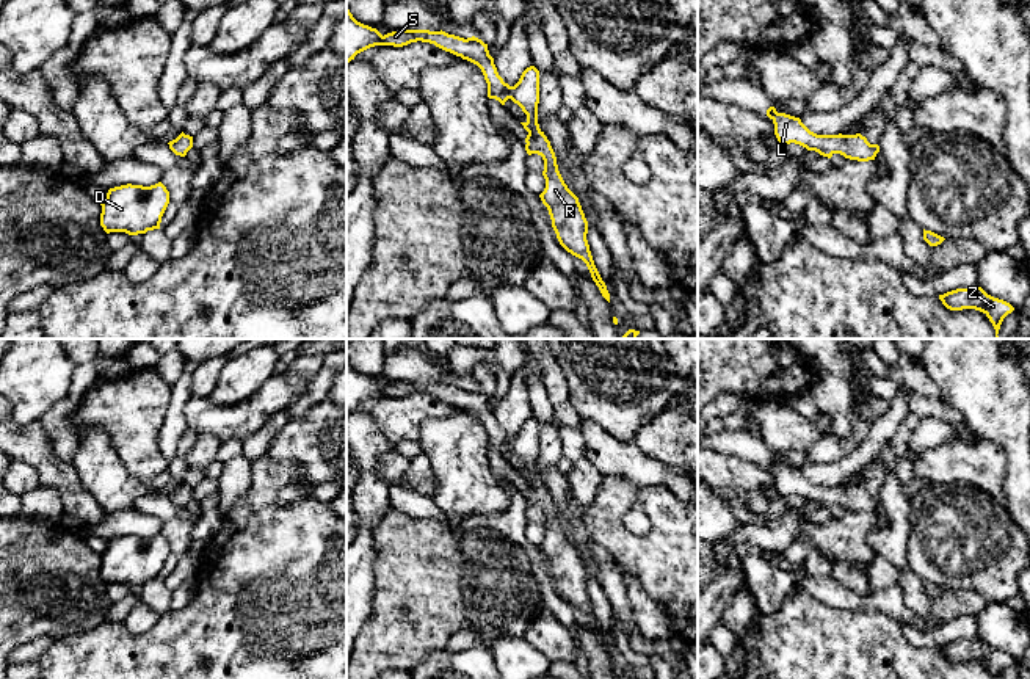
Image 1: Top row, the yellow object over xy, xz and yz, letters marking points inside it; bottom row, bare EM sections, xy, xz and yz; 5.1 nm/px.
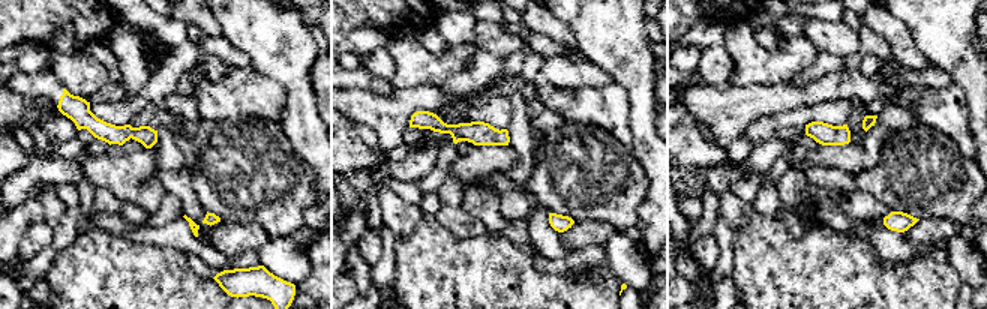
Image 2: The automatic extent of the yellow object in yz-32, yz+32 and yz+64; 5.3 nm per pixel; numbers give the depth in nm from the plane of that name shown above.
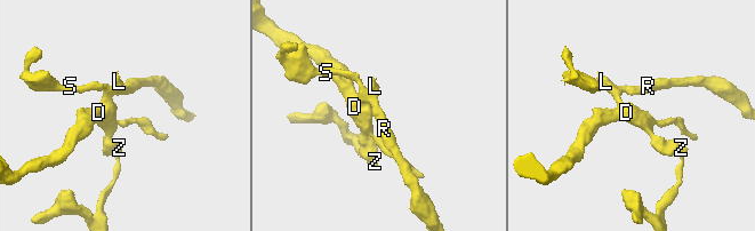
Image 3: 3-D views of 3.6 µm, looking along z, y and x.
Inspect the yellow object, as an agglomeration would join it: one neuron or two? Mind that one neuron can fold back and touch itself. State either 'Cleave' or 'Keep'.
Keep

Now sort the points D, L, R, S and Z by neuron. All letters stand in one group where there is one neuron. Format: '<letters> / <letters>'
D L R S Z

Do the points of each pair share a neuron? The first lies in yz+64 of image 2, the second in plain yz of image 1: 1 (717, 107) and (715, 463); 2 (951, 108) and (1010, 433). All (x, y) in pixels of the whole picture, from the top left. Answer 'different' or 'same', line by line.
1: same
2: different

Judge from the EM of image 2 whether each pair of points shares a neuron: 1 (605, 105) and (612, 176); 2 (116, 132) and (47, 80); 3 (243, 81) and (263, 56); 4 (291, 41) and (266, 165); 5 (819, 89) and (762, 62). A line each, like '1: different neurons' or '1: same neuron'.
1: different neurons
2: same neuron
3: different neurons
4: different neurons
5: different neurons

